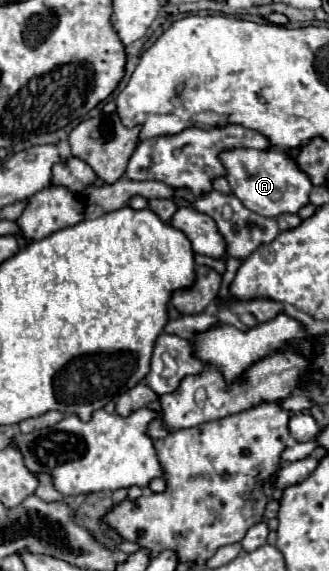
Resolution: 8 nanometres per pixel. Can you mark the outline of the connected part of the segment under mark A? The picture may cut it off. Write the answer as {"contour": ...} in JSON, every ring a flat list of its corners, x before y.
{"contour":[[229,150,221,154,221,162,227,170,227,180,231,184,233,194,253,212,269,218,277,218,281,214,297,214,305,204,309,204,311,182,305,172,297,168,297,162,291,160,285,152,279,150]]}

